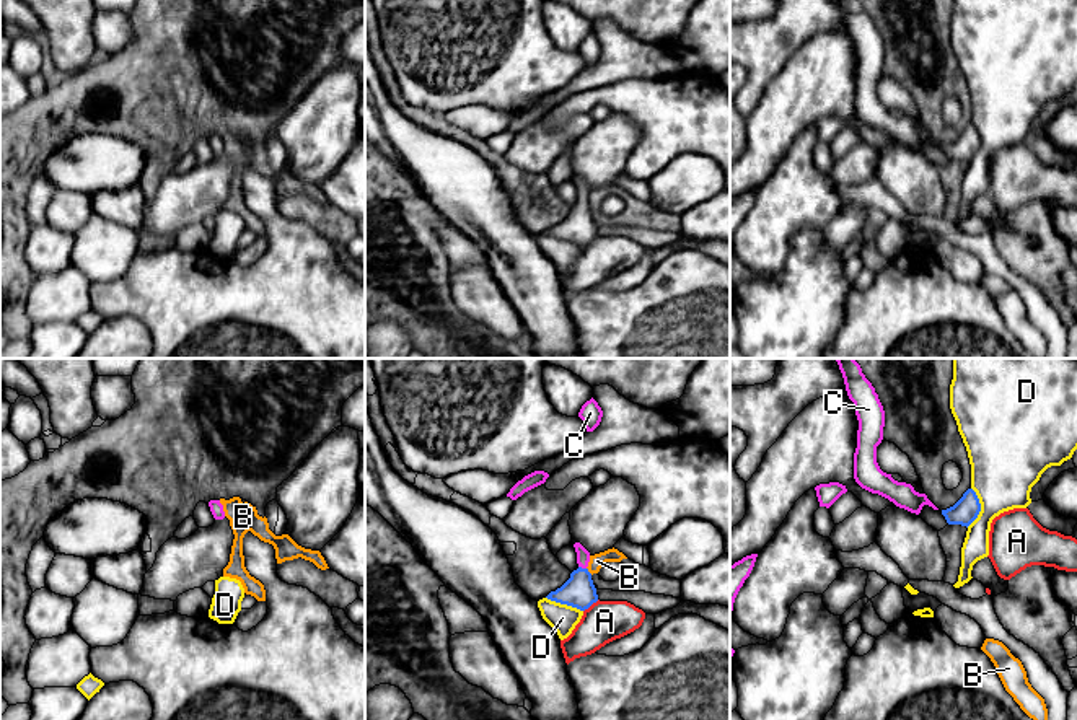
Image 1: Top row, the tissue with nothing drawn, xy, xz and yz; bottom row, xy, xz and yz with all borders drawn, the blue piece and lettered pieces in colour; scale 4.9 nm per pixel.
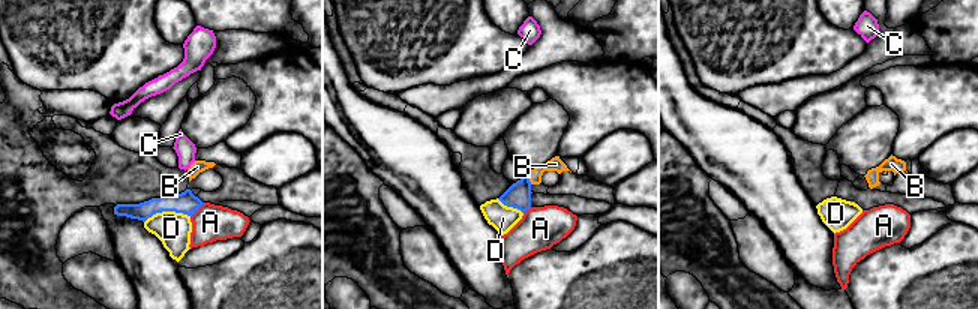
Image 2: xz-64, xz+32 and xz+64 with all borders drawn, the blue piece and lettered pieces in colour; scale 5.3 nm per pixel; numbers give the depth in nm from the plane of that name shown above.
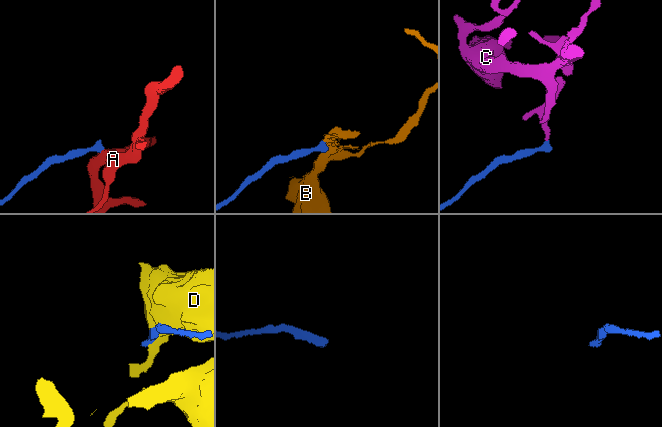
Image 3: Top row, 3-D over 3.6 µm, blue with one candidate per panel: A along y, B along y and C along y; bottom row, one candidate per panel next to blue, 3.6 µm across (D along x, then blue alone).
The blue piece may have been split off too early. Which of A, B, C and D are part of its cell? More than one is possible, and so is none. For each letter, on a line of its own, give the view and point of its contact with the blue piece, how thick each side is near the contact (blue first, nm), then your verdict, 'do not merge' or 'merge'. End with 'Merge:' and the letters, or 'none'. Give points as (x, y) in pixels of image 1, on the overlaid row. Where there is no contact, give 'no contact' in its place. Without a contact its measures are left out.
A: meets blue in xz at (590, 605); 160 nm thick on the blue side, 200 nm on the other; do not merge
B: meets blue in xz at (587, 570); 160 nm thick on the blue side, 70 nm on the other; do not merge
C: meets blue in xz at (580, 567); 160 nm thick on the blue side, 60 nm on the other; merge
D: meets blue in yz at (980, 507); 120 nm thick on the blue side, 340 nm on the other; do not merge
Merge: C

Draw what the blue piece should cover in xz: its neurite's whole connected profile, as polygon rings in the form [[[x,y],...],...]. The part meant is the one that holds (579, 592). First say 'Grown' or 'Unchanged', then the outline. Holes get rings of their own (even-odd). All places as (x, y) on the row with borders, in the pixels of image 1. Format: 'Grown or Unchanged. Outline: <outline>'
Grown. Outline: [[[575,542],[574,547],[578,569],[570,573],[570,578],[560,588],[551,591],[546,598],[585,611],[598,601],[598,595],[587,569],[590,552],[580,542]]]

